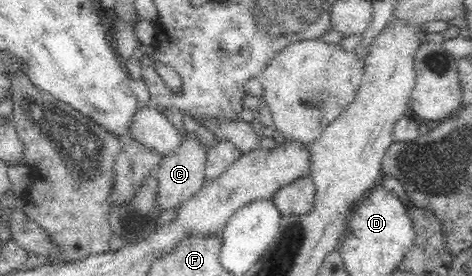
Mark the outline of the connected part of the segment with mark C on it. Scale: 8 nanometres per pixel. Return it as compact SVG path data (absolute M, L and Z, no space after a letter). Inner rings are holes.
M182 131L181 146L173 152L167 154L159 161L159 166L156 172L158 180L157 188L157 204L161 210L171 210L175 206L180 206L187 198L191 198L193 194L199 192L203 187L206 178L205 165L209 147L205 146L201 139L198 139L193 133Z

